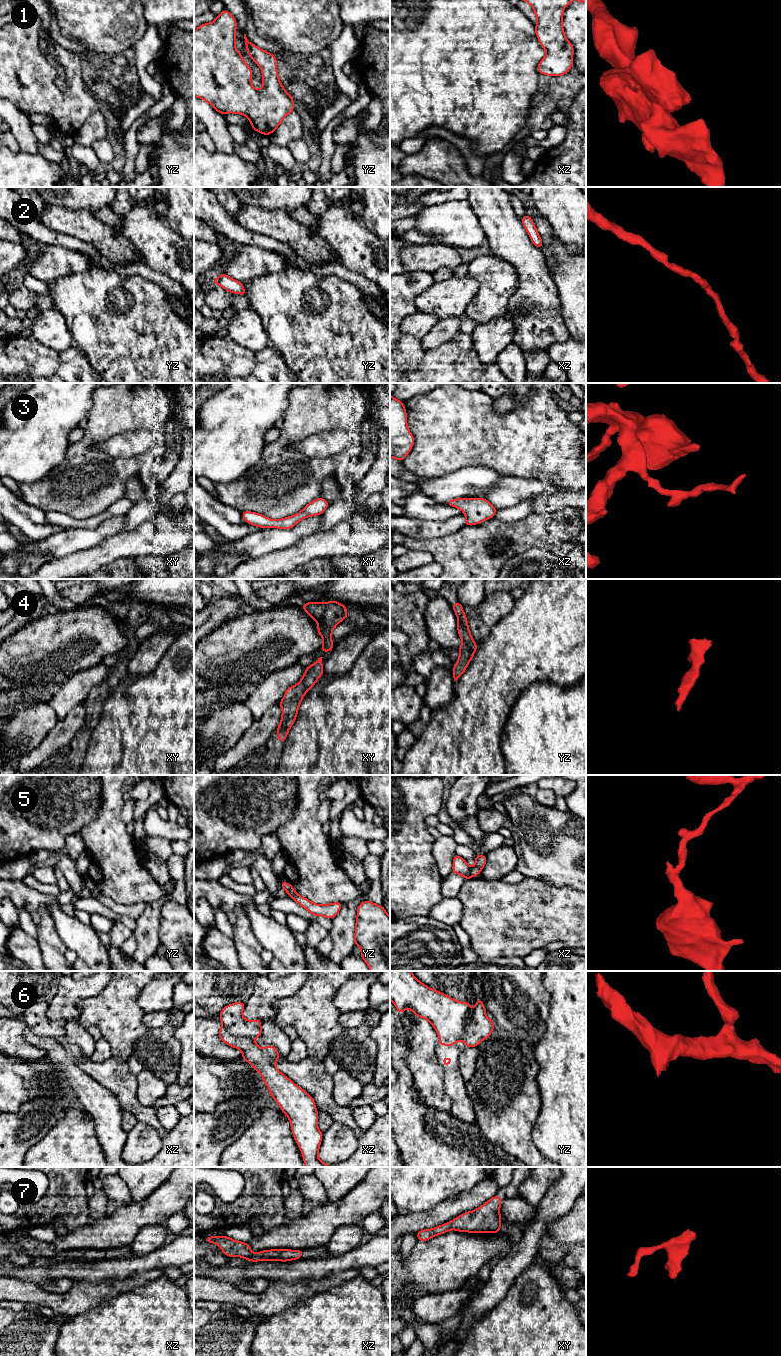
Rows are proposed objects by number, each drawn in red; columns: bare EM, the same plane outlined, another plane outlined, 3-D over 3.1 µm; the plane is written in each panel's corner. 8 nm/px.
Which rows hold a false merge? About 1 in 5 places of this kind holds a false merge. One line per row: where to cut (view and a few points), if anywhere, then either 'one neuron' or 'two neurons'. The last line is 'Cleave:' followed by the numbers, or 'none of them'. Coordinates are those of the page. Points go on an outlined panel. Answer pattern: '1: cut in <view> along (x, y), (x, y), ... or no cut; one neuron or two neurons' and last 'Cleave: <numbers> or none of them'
1: no cut; one neuron
2: no cut; one neuron
3: no cut; one neuron
4: no cut; one neuron
5: cut in xz along (470, 868), (474, 875); two neurons
6: no cut; one neuron
7: no cut; one neuron
Cleave: 5

